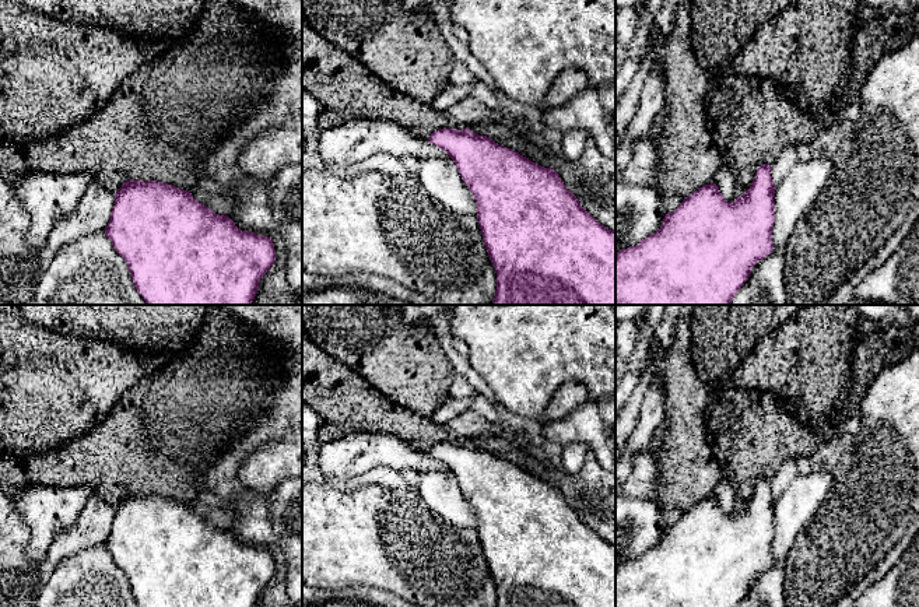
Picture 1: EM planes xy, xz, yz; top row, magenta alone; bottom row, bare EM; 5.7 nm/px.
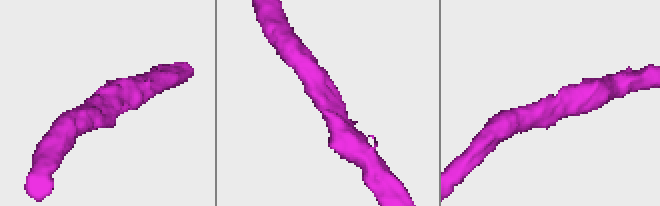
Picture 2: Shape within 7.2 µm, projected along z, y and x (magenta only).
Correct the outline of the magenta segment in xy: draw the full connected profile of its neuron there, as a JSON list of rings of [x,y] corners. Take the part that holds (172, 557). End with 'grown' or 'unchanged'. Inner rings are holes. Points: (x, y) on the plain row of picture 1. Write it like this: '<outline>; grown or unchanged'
[[[130,492],[115,508],[104,544],[124,572],[138,607],[256,607],[260,592],[276,573],[271,551],[239,543],[228,529],[215,527],[190,505],[164,495]]]; unchanged

